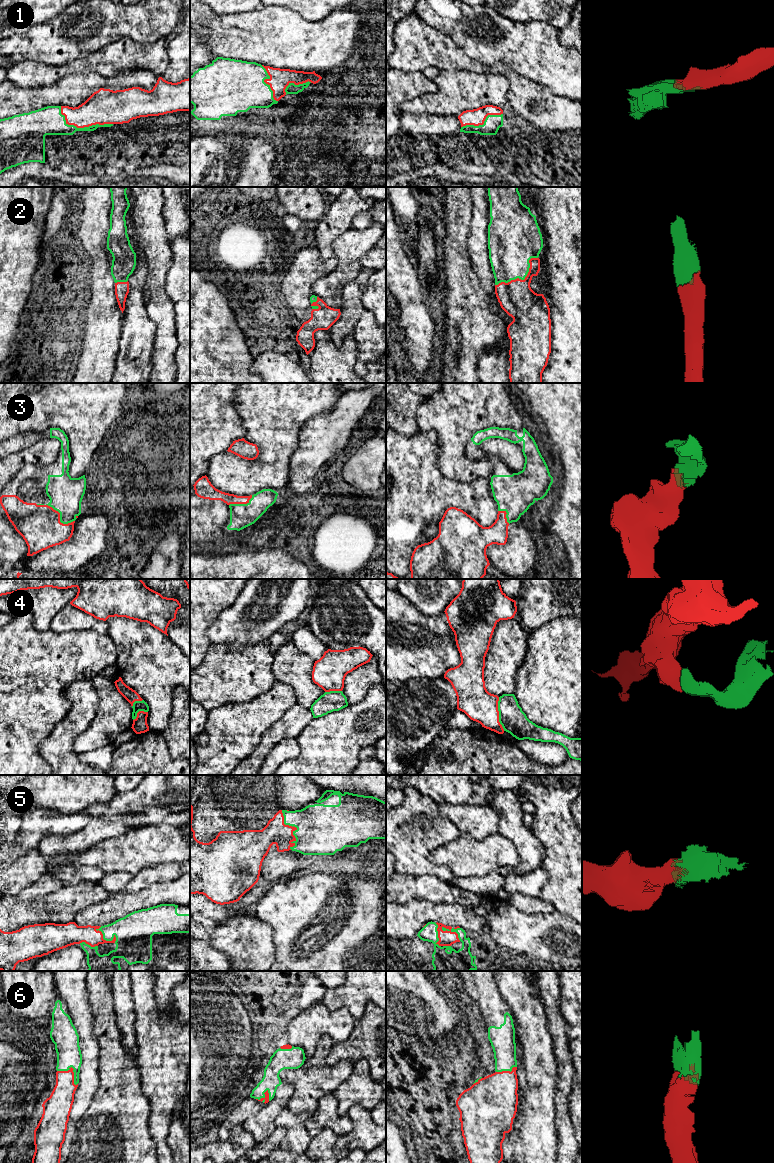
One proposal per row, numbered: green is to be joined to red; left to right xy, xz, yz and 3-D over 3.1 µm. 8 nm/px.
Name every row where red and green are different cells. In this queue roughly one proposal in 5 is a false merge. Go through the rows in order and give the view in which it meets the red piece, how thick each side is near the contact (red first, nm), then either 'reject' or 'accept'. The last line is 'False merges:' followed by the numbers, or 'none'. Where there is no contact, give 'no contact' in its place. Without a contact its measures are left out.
1: meets red in xy; 280 nm thick on the red side, 200 nm on the other; accept
2: meets red in yz; 300 nm thick on the red side, 340 nm on the other; accept
3: meets red in xy; 340 nm thick on the red side, 280 nm on the other; accept
4: meets red in yz; 260 nm thick on the red side, 200 nm on the other; reject
5: meets red in xz; 190 nm thick on the red side, 400 nm on the other; accept
6: meets red in xy; 190 nm thick on the red side, 200 nm on the other; accept
False merges: 4

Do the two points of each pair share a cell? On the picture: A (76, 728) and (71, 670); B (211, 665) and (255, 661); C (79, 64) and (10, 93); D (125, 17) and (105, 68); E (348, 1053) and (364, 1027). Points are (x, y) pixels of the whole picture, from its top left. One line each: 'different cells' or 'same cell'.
A: different cells
B: same cell
C: different cells
D: different cells
E: same cell

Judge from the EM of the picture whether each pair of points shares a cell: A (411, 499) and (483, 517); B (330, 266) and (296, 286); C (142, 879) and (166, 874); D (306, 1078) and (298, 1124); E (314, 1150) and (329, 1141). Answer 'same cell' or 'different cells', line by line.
A: same cell
B: same cell
C: same cell
D: different cells
E: same cell

